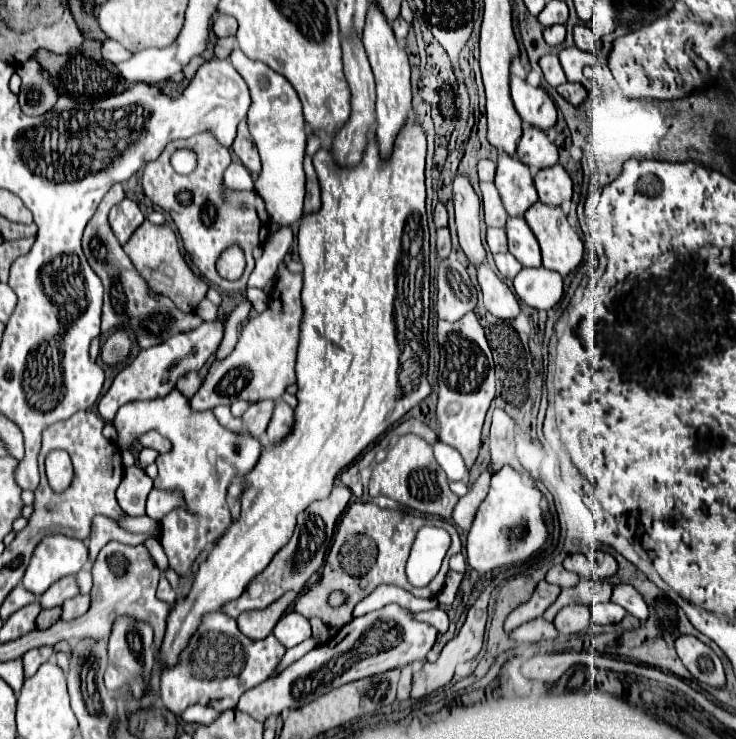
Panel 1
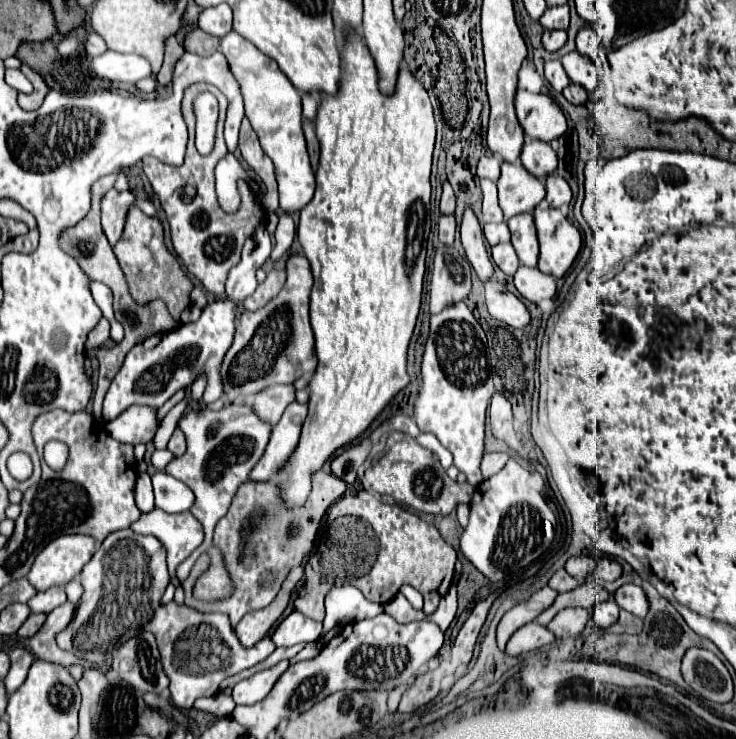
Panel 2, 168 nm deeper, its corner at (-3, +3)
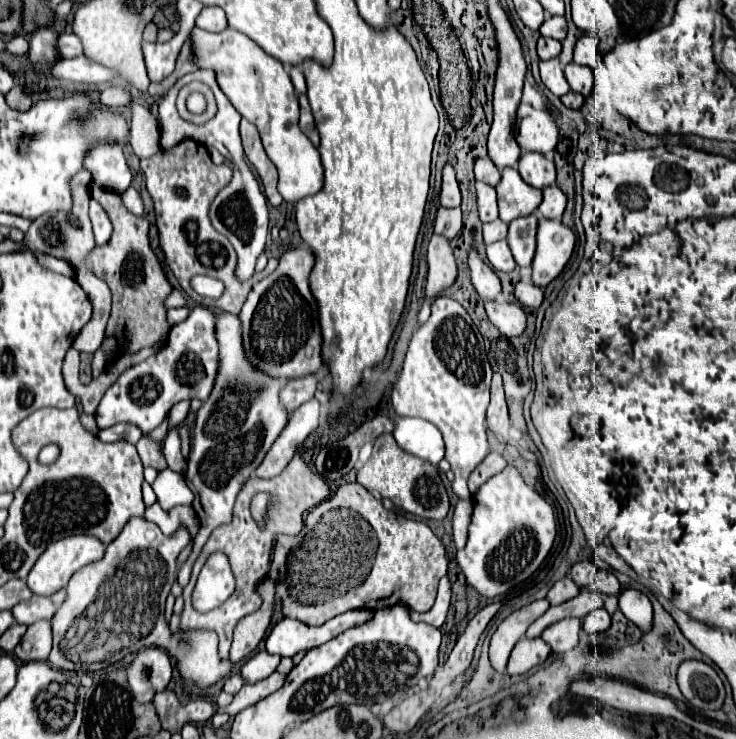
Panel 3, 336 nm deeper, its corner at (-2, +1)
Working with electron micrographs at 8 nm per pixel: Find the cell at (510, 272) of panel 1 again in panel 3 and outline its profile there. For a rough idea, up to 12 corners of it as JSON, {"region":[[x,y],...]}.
{"region":[[506,240],[488,244],[494,270],[512,272],[516,262]]}

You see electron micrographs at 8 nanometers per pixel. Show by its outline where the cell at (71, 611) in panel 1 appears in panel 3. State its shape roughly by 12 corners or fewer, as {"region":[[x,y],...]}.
{"region":[[50,620],[28,626],[14,648],[22,662],[48,660]]}

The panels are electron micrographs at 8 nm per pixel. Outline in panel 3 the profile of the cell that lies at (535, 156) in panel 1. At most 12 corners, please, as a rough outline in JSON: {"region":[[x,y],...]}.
{"region":[[538,152],[522,154],[518,172],[540,188],[556,180],[554,162]]}

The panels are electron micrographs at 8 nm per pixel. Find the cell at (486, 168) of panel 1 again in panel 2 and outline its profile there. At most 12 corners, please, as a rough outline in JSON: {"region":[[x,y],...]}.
{"region":[[495,156],[479,160],[477,176],[497,180],[499,160]]}

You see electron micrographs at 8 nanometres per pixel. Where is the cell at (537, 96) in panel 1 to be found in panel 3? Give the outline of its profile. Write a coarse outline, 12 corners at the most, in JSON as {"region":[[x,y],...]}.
{"region":[[518,108],[516,142],[522,152],[548,154],[558,126],[544,110]]}

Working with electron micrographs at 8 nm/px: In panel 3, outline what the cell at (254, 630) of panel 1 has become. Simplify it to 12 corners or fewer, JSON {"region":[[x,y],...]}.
{"region":[[274,580],[258,584],[262,606],[234,628],[232,664],[256,650],[274,612]]}

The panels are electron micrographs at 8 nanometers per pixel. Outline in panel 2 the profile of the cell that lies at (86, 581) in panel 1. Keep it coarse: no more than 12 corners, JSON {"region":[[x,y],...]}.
{"region":[[79,578],[65,586],[67,600],[79,602],[83,594]]}

